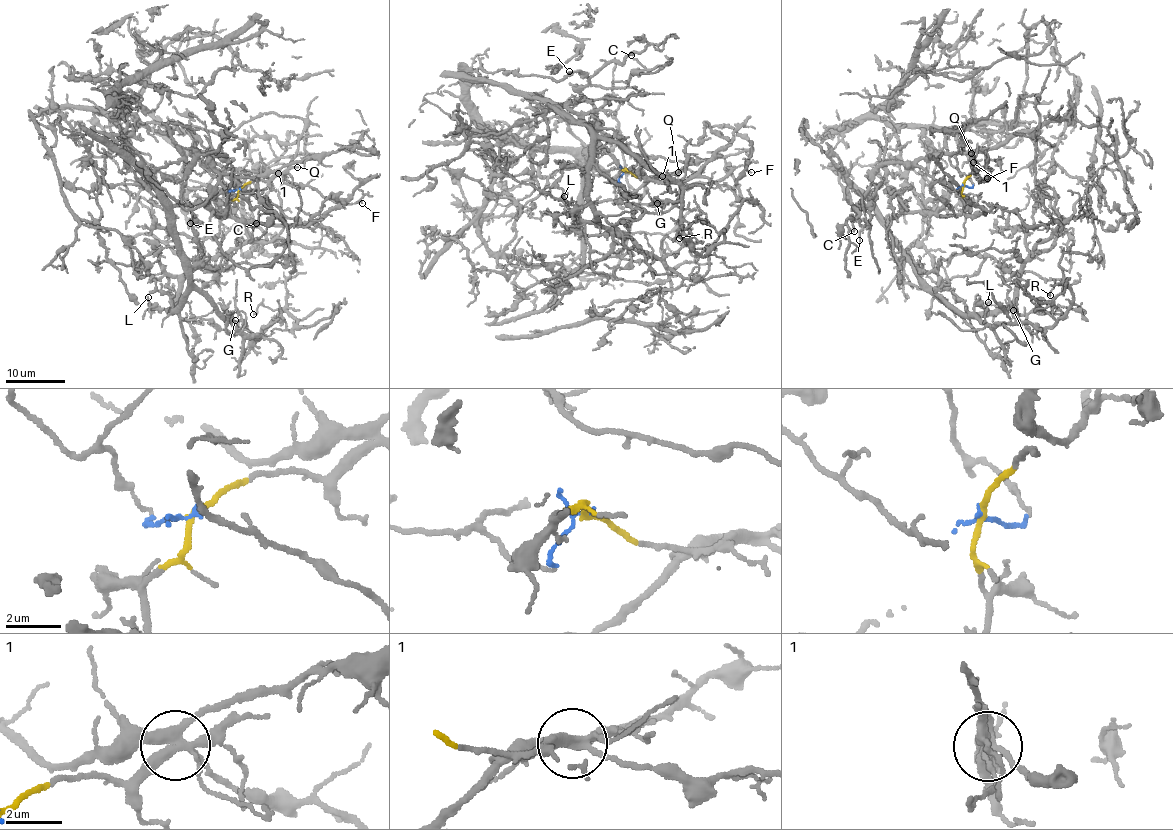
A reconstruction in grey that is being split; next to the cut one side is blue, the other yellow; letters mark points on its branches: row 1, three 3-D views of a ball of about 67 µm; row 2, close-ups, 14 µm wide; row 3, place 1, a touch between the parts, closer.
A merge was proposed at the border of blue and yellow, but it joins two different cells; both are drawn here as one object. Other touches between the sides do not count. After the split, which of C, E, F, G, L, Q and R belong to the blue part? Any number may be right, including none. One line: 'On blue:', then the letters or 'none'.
On blue: C, E, F

